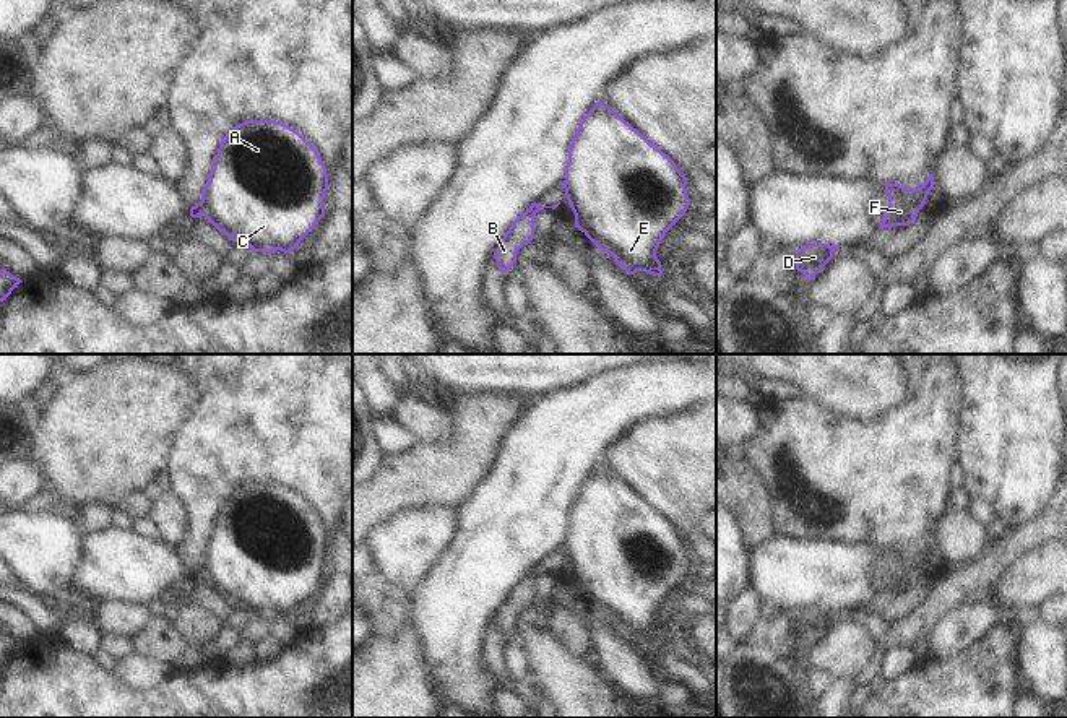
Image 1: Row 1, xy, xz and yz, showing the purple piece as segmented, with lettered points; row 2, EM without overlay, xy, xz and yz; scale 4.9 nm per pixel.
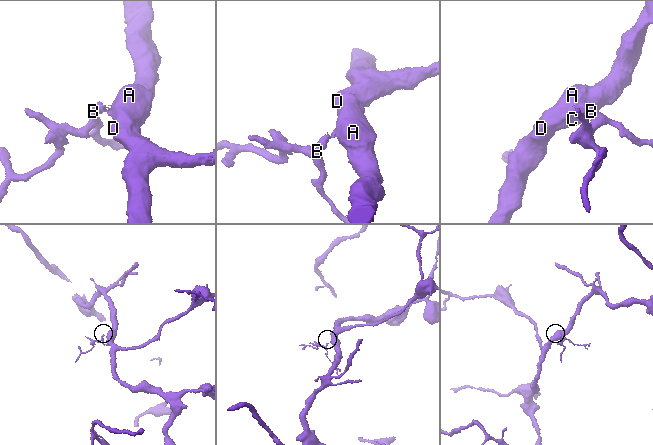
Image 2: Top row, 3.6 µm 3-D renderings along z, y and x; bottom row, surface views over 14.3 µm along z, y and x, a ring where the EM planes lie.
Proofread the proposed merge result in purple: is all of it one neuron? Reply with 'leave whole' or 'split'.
split

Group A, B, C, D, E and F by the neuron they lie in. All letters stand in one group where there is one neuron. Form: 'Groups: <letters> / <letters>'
Groups: A C D E F / B.

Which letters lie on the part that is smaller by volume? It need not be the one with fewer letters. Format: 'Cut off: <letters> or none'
Cut off: B

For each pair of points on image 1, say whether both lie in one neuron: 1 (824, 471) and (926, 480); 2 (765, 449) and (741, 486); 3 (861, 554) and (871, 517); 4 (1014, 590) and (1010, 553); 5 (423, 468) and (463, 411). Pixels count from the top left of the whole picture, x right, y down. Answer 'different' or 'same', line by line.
1: same
2: different
3: different
4: different
5: same

